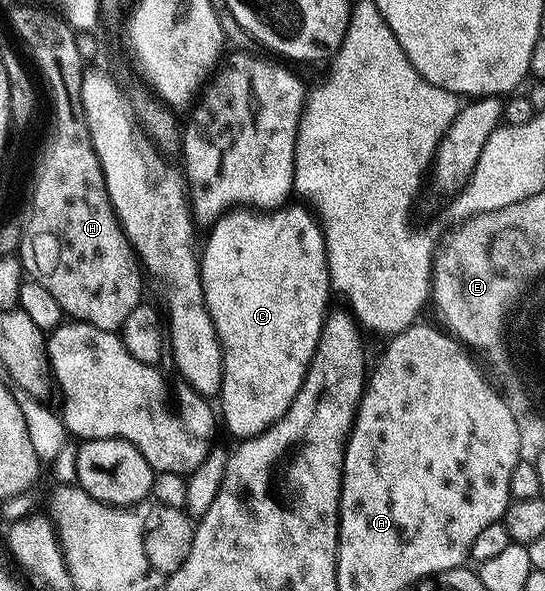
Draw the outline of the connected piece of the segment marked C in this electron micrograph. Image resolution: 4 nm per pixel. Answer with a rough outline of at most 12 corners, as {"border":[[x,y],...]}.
{"border":[[305,206],[200,251],[238,441],[292,405],[332,296]]}

